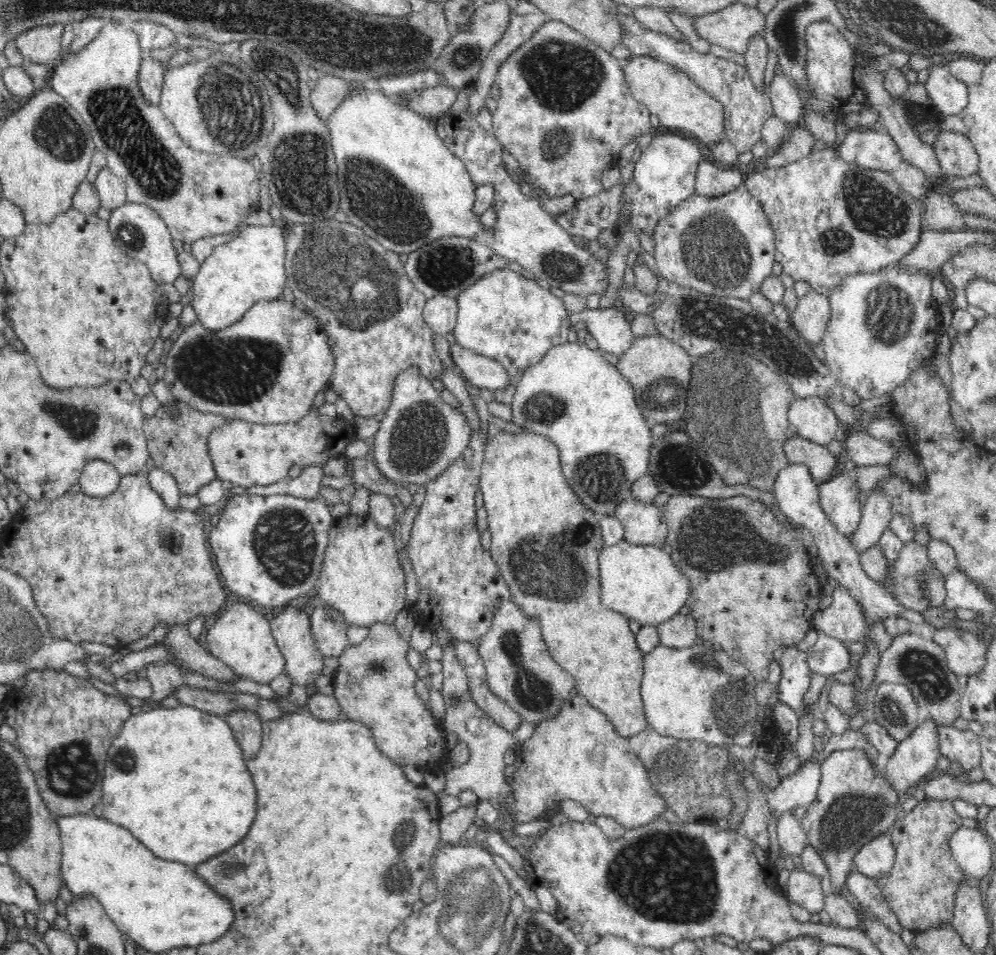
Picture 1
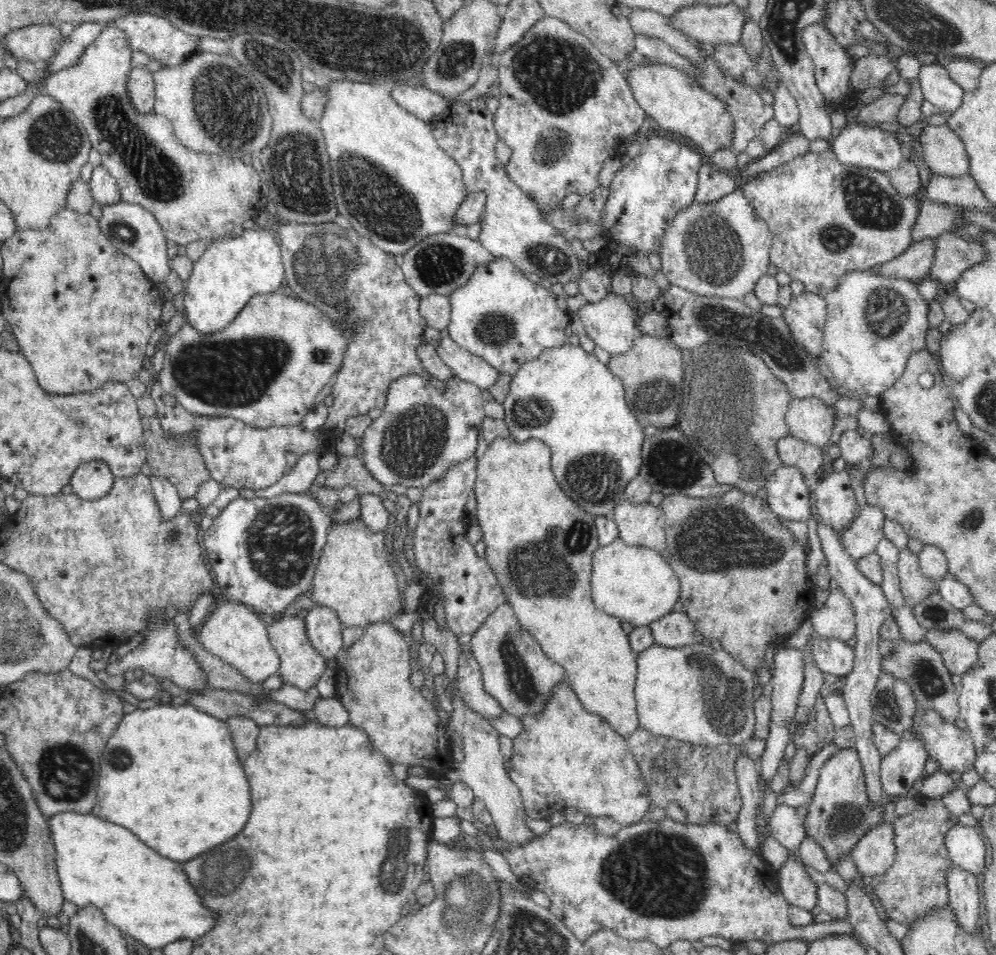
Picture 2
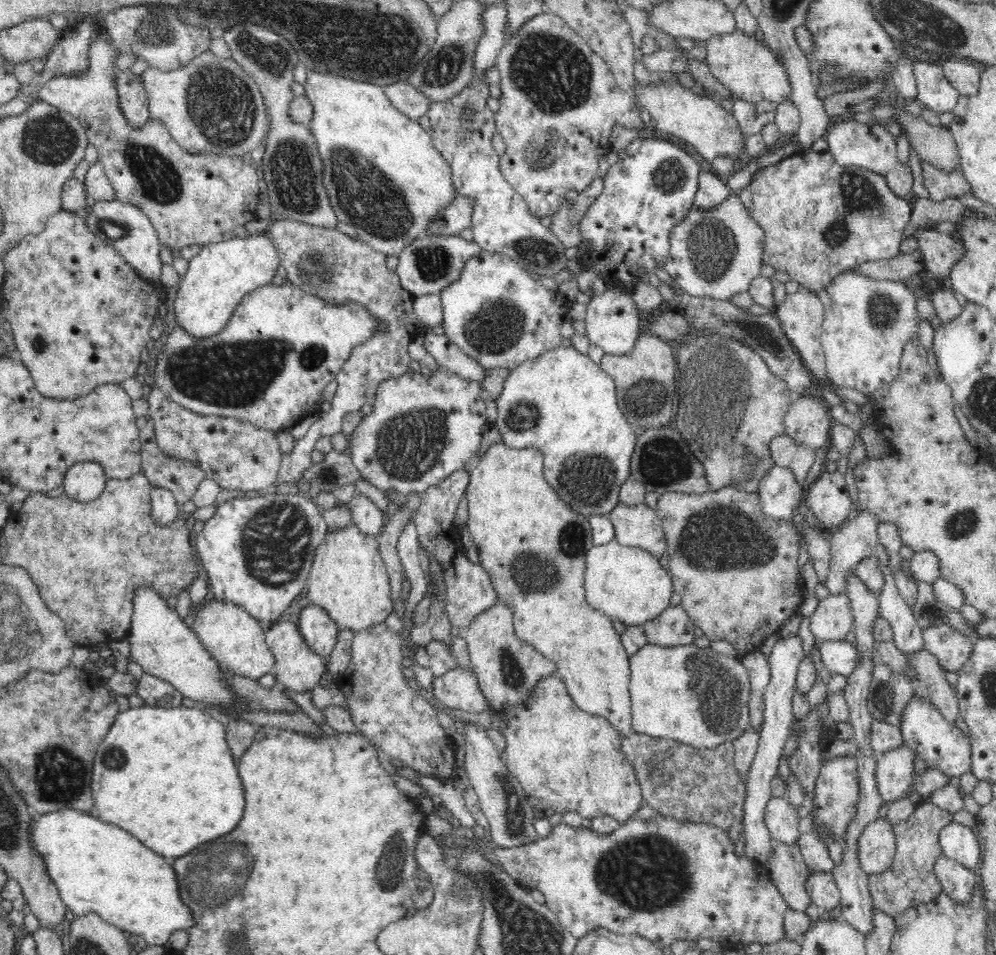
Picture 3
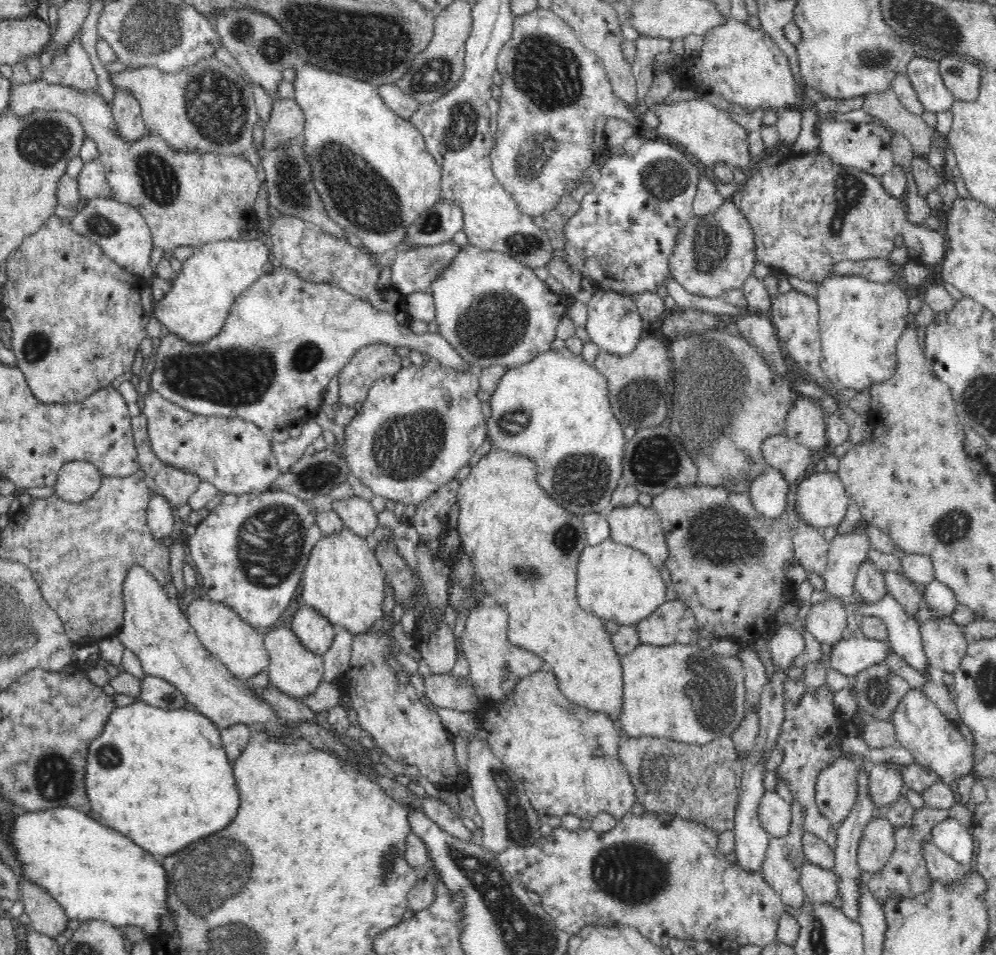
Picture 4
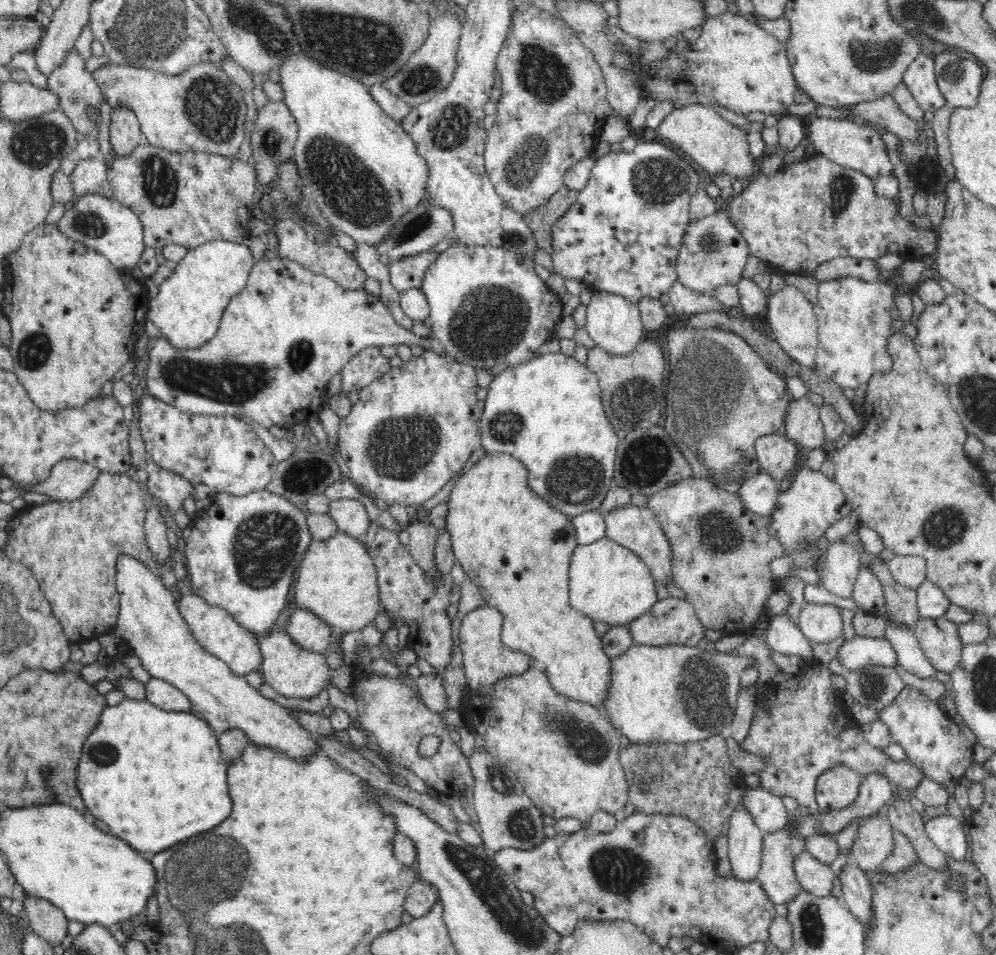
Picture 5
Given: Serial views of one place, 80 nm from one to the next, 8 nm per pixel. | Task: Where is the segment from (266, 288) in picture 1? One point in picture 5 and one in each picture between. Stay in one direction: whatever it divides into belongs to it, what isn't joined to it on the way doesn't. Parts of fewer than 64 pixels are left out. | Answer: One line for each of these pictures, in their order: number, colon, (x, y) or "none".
2: (232, 270)
3: (221, 274)
4: (215, 274)
5: (190, 303)

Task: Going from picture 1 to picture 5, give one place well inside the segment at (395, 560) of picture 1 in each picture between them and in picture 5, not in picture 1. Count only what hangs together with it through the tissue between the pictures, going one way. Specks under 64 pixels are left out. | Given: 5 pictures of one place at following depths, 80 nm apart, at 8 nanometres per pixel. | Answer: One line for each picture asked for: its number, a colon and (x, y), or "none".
2: (354, 577)
3: (348, 578)
4: (342, 580)
5: (337, 580)

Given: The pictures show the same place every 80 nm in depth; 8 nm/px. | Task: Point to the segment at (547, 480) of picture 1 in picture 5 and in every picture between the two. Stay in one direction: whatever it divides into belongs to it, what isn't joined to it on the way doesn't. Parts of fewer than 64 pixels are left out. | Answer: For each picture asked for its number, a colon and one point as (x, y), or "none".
2: (540, 551)
3: (532, 544)
4: (524, 546)
5: (515, 546)

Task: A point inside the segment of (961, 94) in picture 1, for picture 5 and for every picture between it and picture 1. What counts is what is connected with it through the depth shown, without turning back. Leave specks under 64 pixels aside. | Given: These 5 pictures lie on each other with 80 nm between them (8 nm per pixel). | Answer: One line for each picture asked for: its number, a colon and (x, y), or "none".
2: (937, 87)
3: (934, 90)
4: (924, 74)
5: (919, 77)

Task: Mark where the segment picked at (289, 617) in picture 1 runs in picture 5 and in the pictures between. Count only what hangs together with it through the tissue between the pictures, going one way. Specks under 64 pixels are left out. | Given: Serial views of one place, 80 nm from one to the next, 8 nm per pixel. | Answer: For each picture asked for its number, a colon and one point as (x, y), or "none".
2: (301, 665)
3: (297, 667)
4: (296, 671)
5: (294, 672)

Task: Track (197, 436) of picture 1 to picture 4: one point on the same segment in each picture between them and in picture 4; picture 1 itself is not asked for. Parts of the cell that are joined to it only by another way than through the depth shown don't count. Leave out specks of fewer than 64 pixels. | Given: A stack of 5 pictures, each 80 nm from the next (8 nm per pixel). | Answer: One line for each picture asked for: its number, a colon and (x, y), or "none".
2: (177, 462)
3: (182, 478)
4: (176, 486)

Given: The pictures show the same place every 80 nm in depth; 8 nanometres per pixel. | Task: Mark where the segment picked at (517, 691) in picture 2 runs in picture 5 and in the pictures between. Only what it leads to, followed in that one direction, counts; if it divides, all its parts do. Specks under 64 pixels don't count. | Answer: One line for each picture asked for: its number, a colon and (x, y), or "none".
3: (506, 668)
4: (495, 664)
5: (485, 659)

